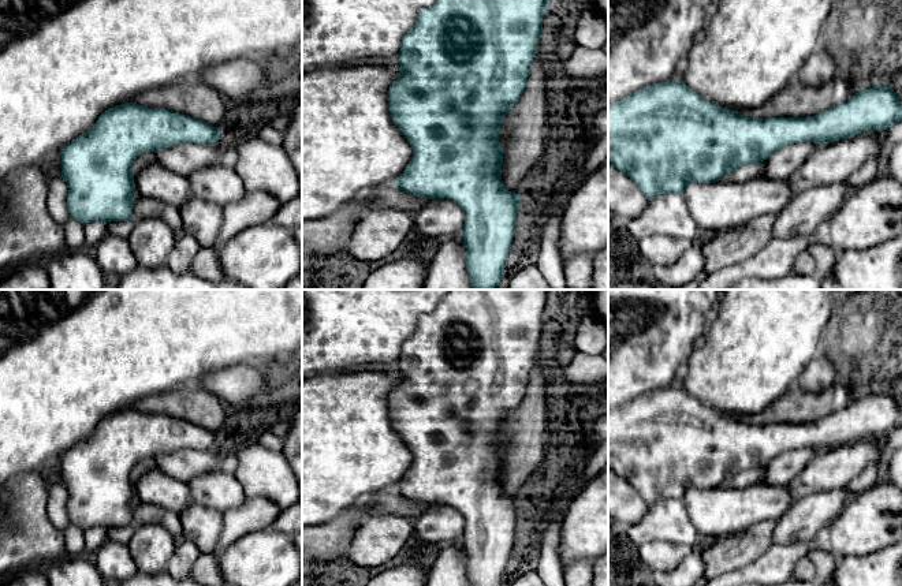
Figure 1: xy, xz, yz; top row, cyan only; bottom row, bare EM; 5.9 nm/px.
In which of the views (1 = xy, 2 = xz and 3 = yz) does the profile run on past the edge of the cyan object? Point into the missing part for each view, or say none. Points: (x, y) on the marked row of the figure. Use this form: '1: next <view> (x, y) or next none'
1: next none
2: next none
3: next none

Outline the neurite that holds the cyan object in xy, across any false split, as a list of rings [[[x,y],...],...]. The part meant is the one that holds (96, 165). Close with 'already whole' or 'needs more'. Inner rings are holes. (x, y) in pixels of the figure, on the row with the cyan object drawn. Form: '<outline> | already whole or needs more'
[[[135,102],[111,107],[100,115],[90,130],[68,142],[60,152],[62,176],[67,182],[70,217],[87,224],[92,221],[133,220],[134,175],[131,165],[145,152],[157,152],[179,143],[217,143],[220,130],[180,112],[149,108]]] | already whole

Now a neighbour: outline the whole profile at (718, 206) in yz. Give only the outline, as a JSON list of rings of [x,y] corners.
[[[756,178],[746,182],[692,182],[683,191],[701,235],[741,227],[763,214],[778,214],[794,198],[787,179]]]

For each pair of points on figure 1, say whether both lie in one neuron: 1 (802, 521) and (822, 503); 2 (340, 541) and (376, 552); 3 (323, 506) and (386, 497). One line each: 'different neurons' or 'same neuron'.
1: same neuron
2: different neurons
3: different neurons

